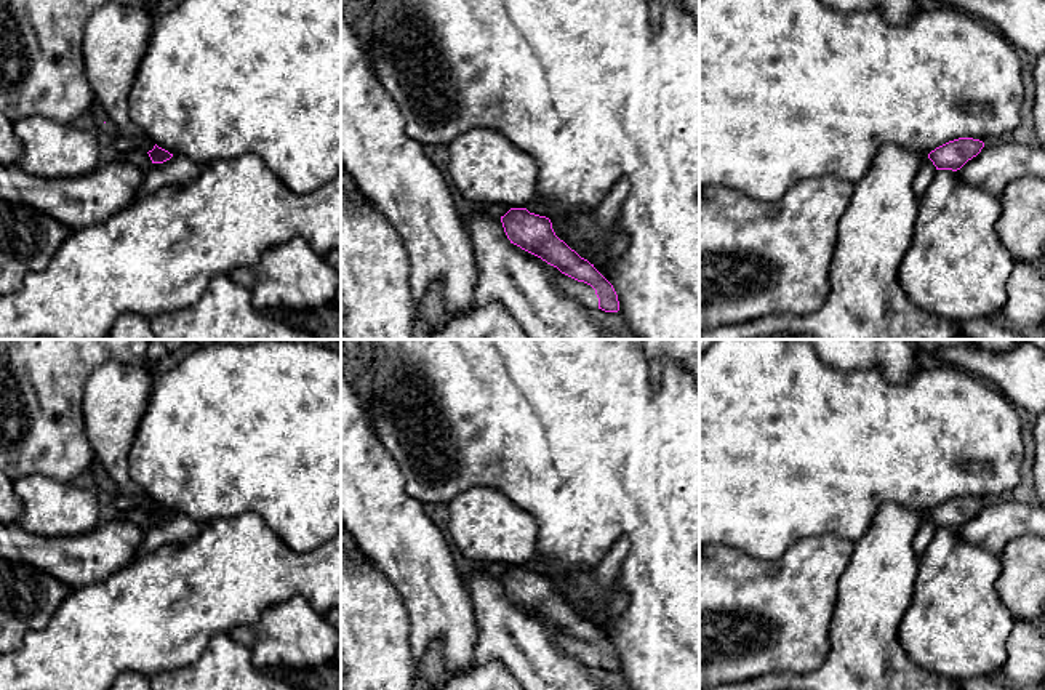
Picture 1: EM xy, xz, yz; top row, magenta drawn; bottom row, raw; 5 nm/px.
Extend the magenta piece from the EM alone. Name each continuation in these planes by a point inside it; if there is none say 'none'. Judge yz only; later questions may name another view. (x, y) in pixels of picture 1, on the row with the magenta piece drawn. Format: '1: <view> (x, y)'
none

